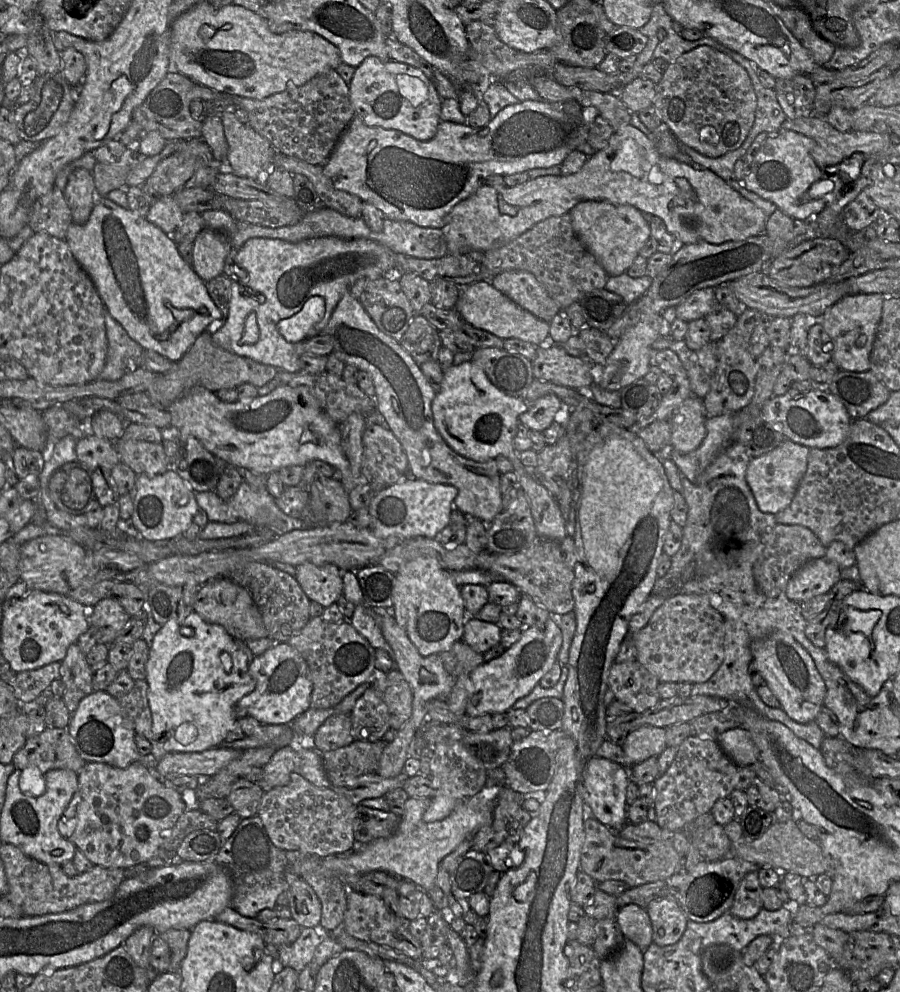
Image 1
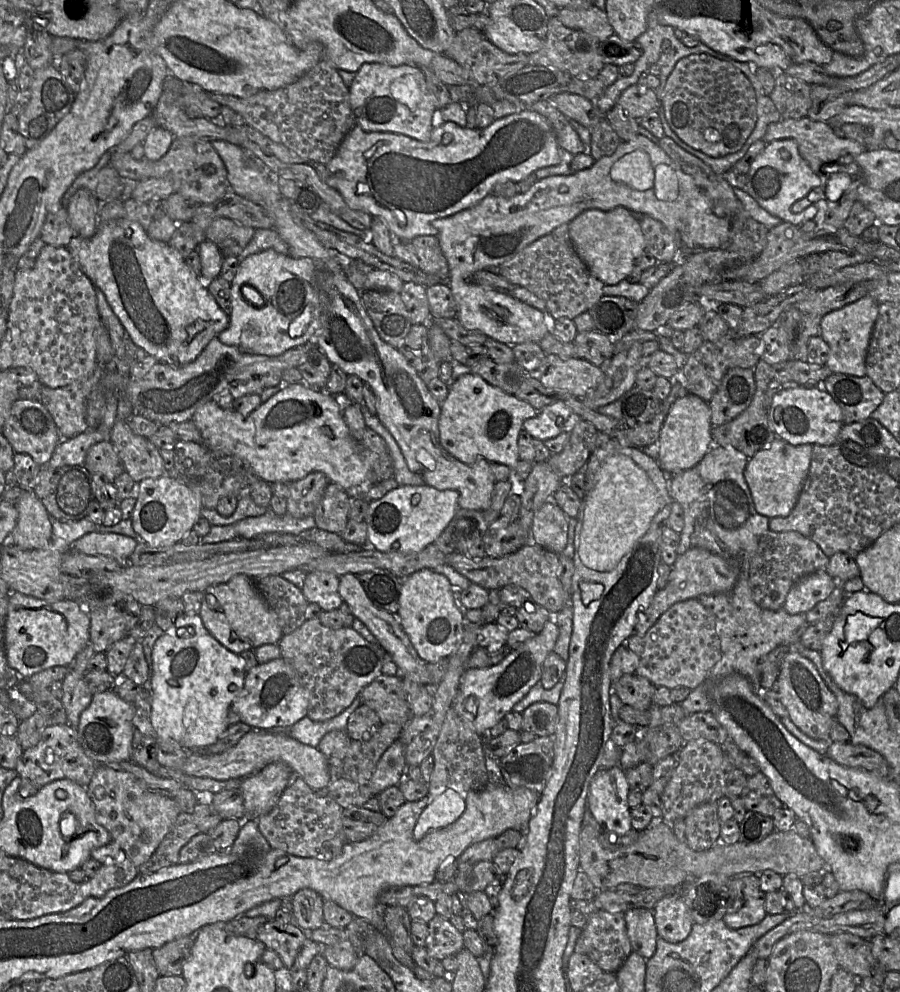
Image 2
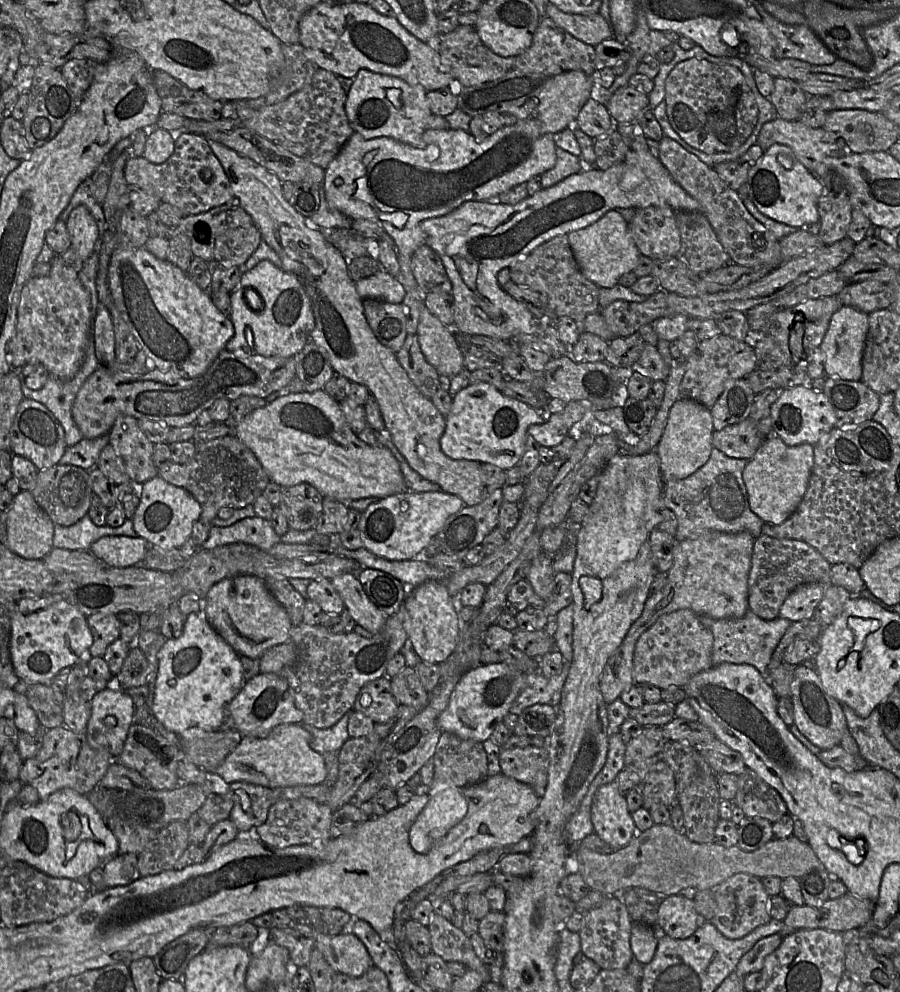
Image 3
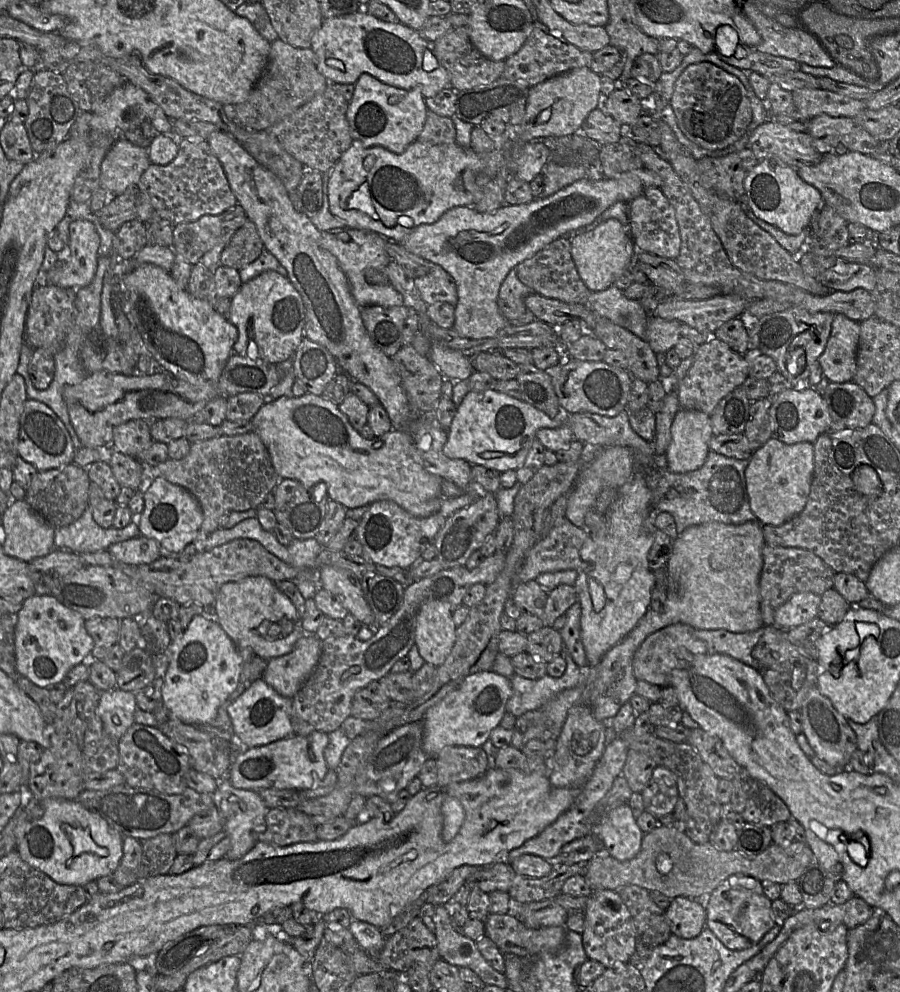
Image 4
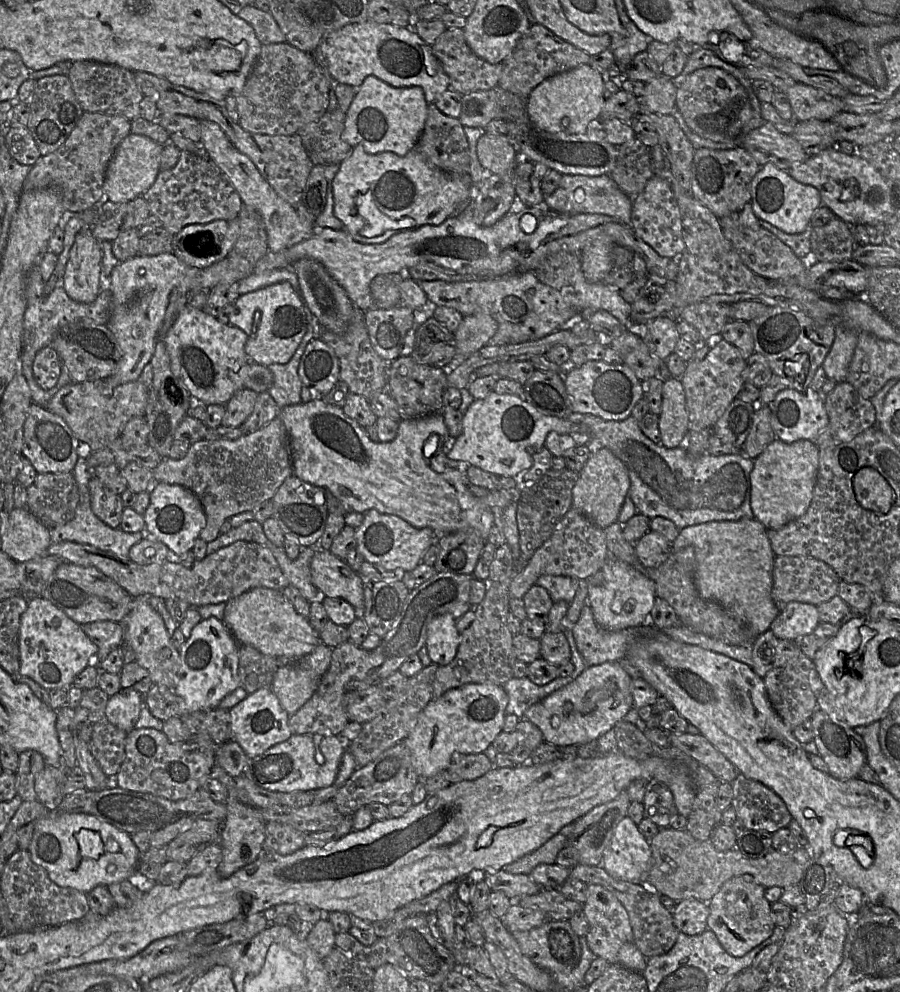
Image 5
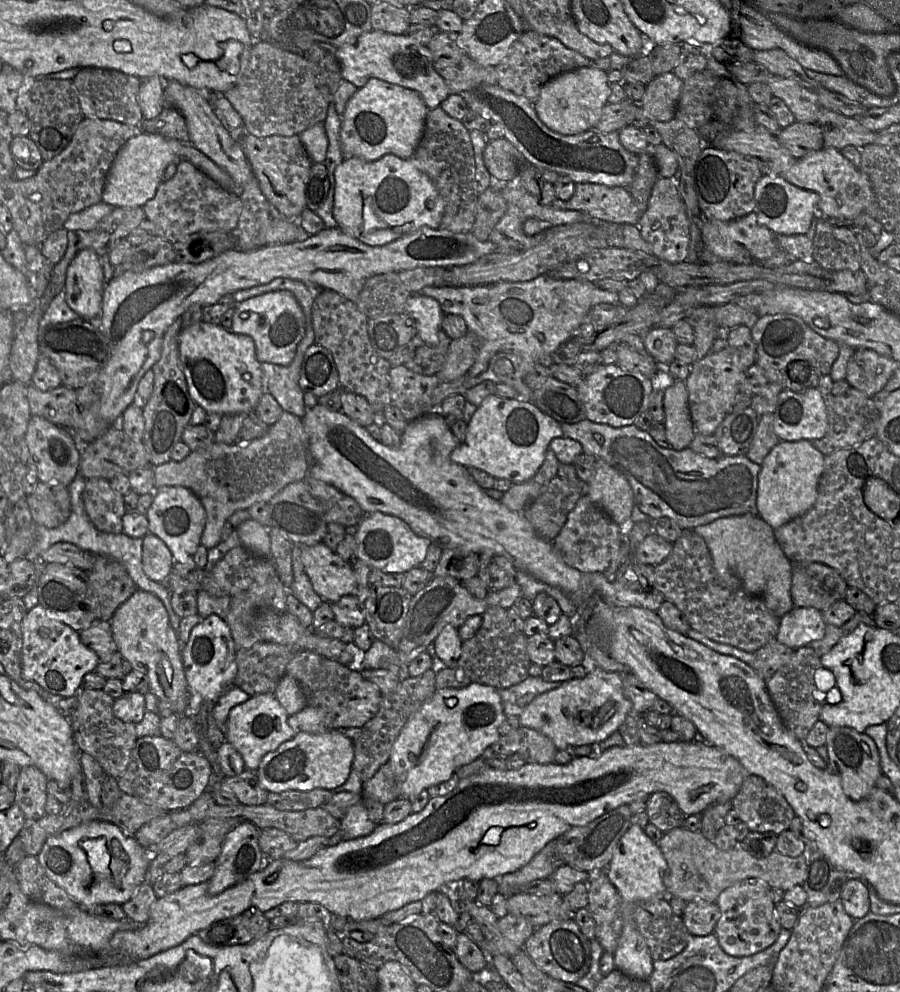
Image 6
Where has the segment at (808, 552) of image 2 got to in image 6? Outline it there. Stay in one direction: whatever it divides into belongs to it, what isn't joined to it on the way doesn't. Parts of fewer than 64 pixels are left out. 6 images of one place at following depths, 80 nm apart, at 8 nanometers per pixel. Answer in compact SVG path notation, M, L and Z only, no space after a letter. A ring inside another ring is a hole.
M792 562L791 597L795 607L813 607L821 612L844 599L848 584L833 567L819 562Z

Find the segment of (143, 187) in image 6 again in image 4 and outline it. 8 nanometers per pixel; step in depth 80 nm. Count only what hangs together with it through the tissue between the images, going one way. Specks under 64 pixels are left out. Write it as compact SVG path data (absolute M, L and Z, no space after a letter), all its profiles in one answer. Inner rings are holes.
M120 137L106 153L101 164L100 186L110 197L137 186L144 171L151 164L148 150Z

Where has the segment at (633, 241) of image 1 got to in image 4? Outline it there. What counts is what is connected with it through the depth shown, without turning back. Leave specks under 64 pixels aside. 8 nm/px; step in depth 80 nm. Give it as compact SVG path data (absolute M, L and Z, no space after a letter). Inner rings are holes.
M616 219L596 221L595 226L586 232L570 238L571 255L578 274L591 292L605 290L629 267L634 251L633 241Z

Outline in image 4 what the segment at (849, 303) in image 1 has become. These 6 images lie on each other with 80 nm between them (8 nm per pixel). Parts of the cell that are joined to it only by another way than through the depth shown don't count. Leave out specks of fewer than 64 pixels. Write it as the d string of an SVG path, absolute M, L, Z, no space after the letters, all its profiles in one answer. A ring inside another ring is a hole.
M835 314L823 354L818 361L830 382L853 381L860 337L860 323L844 314Z

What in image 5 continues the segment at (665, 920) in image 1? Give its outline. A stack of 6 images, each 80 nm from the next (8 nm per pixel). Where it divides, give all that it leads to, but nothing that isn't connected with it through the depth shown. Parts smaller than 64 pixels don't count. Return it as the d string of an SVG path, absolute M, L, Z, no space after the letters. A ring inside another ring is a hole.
M697 899L678 901L673 912L673 920L680 933L696 936L707 930L710 914L708 903Z

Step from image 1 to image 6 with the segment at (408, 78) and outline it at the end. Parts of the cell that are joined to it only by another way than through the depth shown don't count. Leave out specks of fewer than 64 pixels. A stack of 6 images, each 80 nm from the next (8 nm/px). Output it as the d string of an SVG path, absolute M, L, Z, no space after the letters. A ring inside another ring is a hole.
M370 78L347 102L341 118L340 143L344 157L375 161L387 154L410 159L421 140L428 107L416 91Z

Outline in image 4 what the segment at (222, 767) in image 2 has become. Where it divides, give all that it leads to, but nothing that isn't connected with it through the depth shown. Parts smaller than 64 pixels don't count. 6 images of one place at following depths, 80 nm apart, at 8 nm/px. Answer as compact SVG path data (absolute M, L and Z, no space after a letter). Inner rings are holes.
M313 731L308 735L291 736L267 745L242 748L229 768L230 783L241 789L258 791L267 788L305 790L319 786L329 769L324 752L328 733Z

